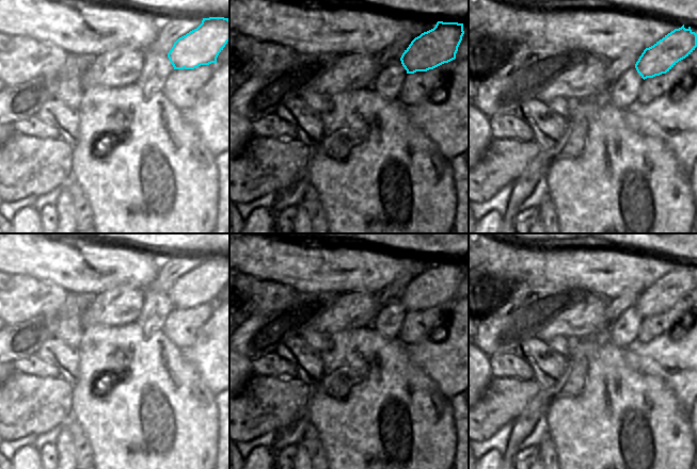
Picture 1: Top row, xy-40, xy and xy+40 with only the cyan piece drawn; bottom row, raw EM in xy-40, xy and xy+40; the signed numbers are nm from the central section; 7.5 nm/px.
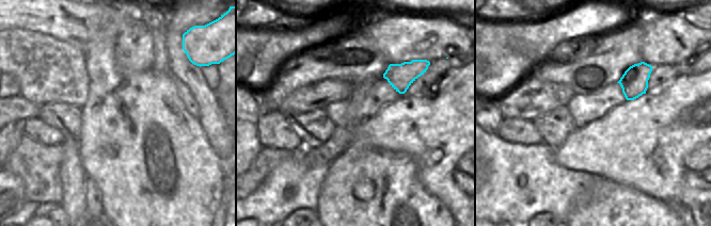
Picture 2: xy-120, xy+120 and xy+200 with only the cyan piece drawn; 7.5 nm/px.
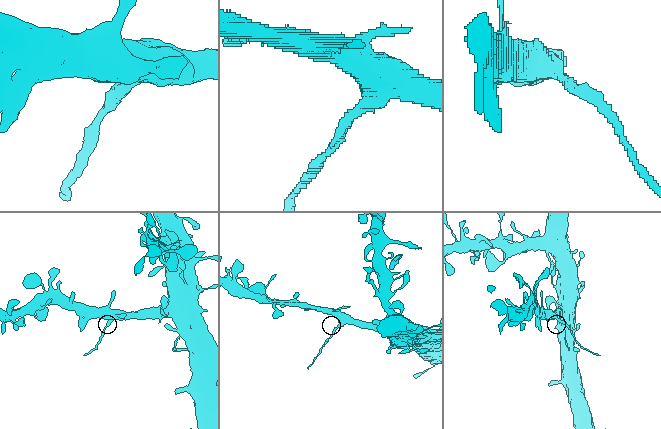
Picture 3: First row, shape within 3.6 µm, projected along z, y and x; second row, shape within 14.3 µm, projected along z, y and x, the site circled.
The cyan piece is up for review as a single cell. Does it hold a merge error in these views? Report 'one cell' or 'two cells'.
two cells

